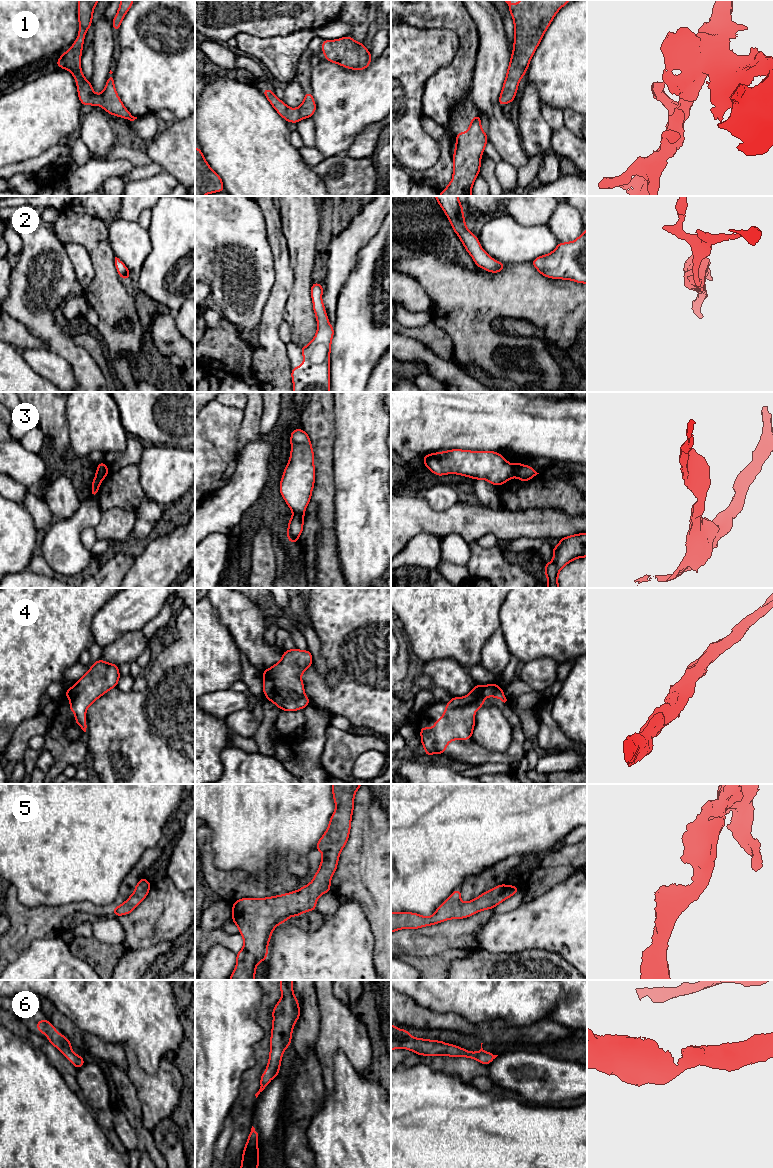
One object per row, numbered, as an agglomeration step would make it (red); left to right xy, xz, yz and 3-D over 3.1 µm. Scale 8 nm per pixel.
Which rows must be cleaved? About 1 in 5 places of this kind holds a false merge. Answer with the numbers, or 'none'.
3

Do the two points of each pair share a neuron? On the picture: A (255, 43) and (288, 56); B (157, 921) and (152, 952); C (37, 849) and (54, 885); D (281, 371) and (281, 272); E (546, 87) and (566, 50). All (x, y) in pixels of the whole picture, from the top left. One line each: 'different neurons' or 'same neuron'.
A: same neuron
B: different neurons
C: same neuron
D: same neuron
E: same neuron

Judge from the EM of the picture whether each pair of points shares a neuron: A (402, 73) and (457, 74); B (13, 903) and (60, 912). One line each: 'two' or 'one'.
A: two
B: one

